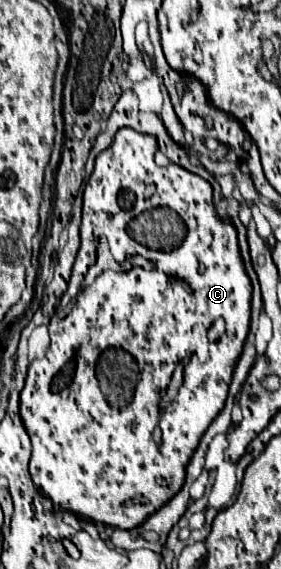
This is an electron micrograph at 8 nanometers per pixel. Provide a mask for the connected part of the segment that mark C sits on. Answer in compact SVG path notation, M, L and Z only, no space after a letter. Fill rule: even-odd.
M123 127L117 131L113 145L97 155L95 169L83 193L81 249L69 289L61 297L49 323L51 345L43 357L29 363L21 391L21 417L33 443L29 471L35 487L63 511L121 529L145 523L145 519L157 511L155 507L165 505L183 487L187 461L225 405L233 363L237 363L237 355L243 351L251 321L253 285L243 265L235 225L217 215L209 181L177 163L159 167L155 163L157 149L159 145L153 135ZM159 205L175 209L187 225L183 245L171 253L153 251L127 235L127 223L133 219L131 213ZM99 237L107 239L121 271L105 271L93 283L85 285L85 273L97 259ZM221 321L223 329L219 329L219 337L211 337L211 331L215 331ZM107 347L125 347L139 363L135 397L125 409L111 407L95 379L95 363ZM177 369L181 369L183 375L179 391L163 405L163 397L167 397Z

